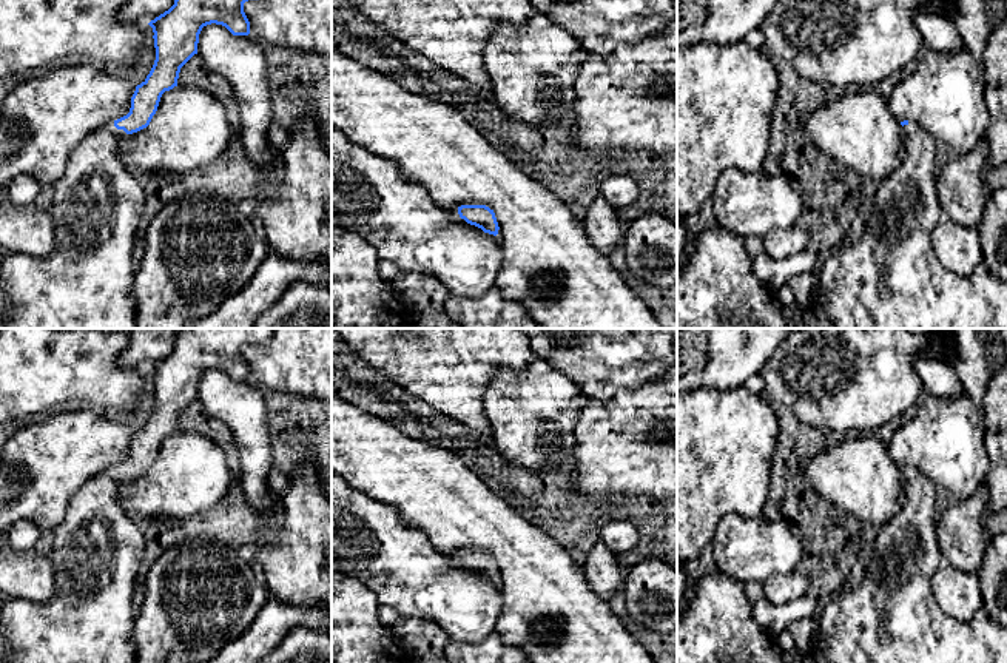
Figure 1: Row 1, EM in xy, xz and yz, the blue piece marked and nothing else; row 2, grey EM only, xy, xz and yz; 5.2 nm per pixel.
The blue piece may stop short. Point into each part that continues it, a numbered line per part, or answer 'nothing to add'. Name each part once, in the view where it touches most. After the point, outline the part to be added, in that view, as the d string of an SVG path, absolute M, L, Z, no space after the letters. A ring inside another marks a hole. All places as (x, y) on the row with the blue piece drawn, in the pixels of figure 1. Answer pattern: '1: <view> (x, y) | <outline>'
1: xy (87, 282) | M114 122L93 131L69 156L65 173L51 187L52 205L49 213L54 219L54 242L56 248L48 257L37 257L25 253L8 253L2 256L0 265L0 328L136 328L136 304L133 299L133 284L136 270L133 267L133 245L136 241L136 230L140 224L145 191L133 173L122 163L119 156L119 140L128 134L117 130Z

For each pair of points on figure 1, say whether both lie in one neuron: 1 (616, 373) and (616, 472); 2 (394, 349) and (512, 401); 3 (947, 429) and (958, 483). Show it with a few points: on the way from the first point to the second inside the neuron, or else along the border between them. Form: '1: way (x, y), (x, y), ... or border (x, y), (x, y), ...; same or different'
1: border (651, 383), (617, 390), (603, 401), (592, 401); different
2: border (515, 369), (494, 370), (484, 393), (489, 426); different
3: way (947, 443), (958, 463), (958, 469); same

